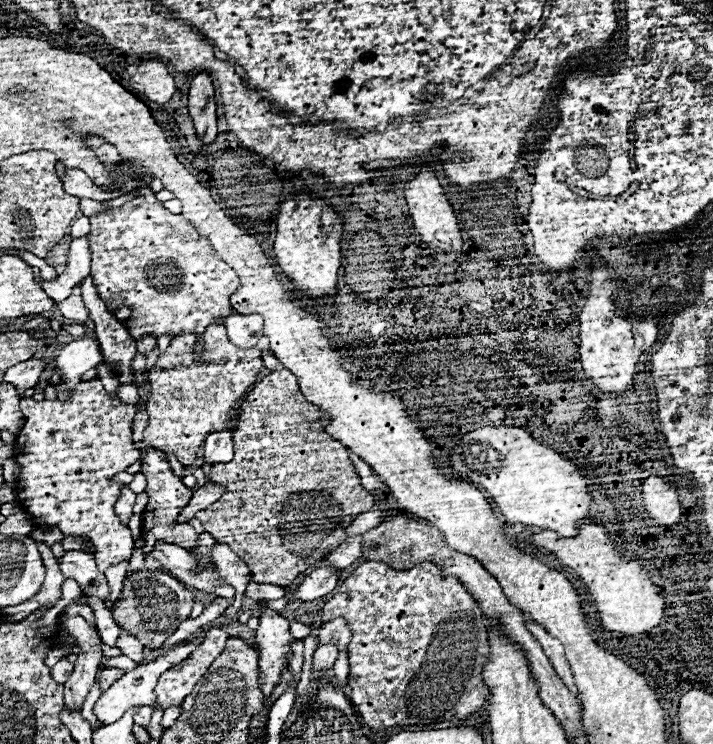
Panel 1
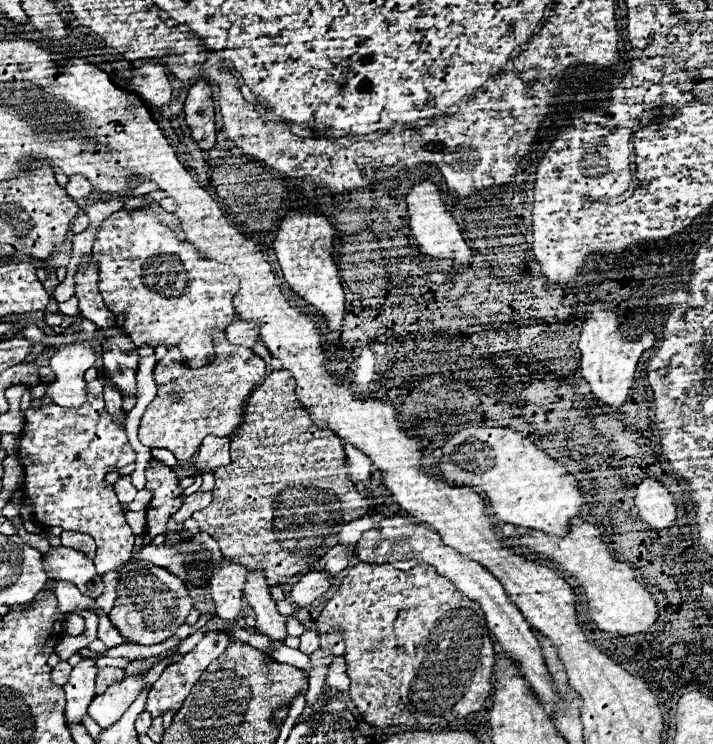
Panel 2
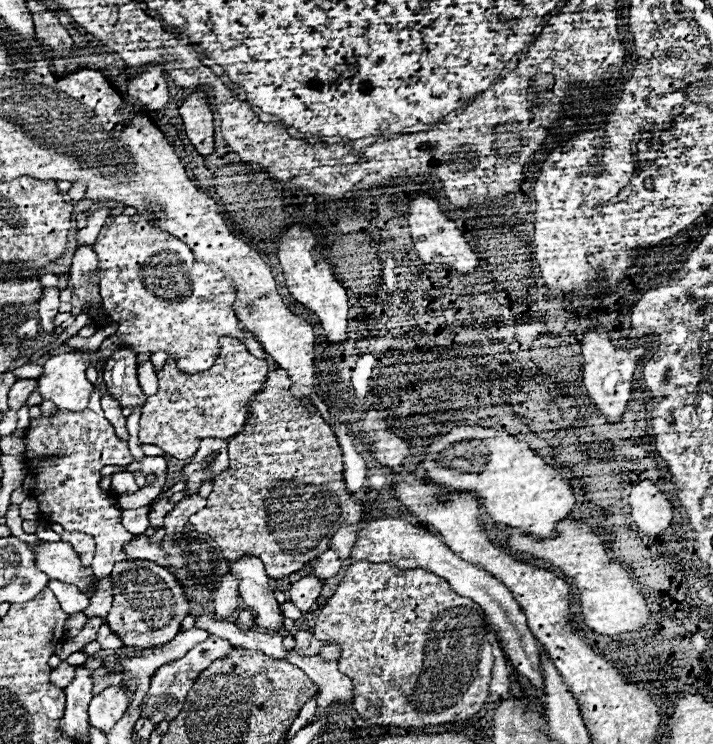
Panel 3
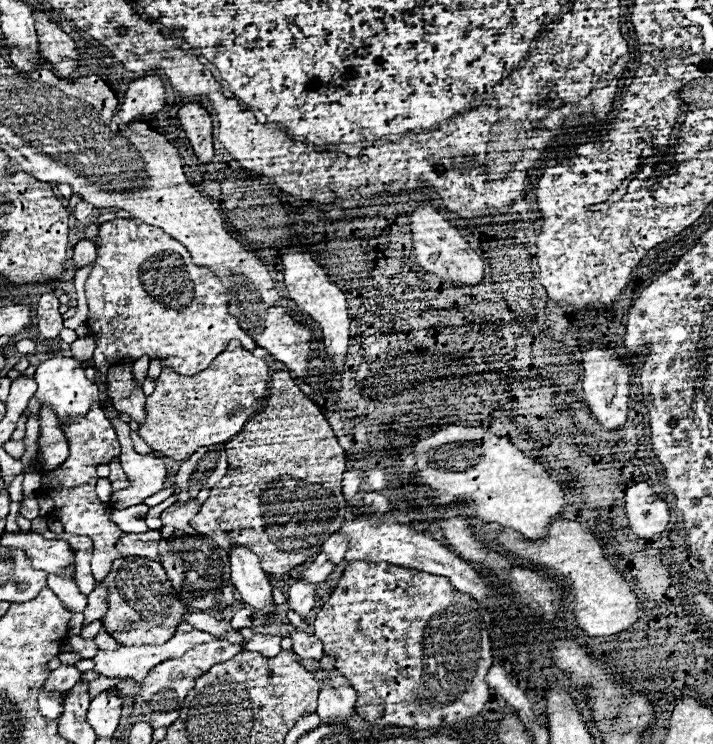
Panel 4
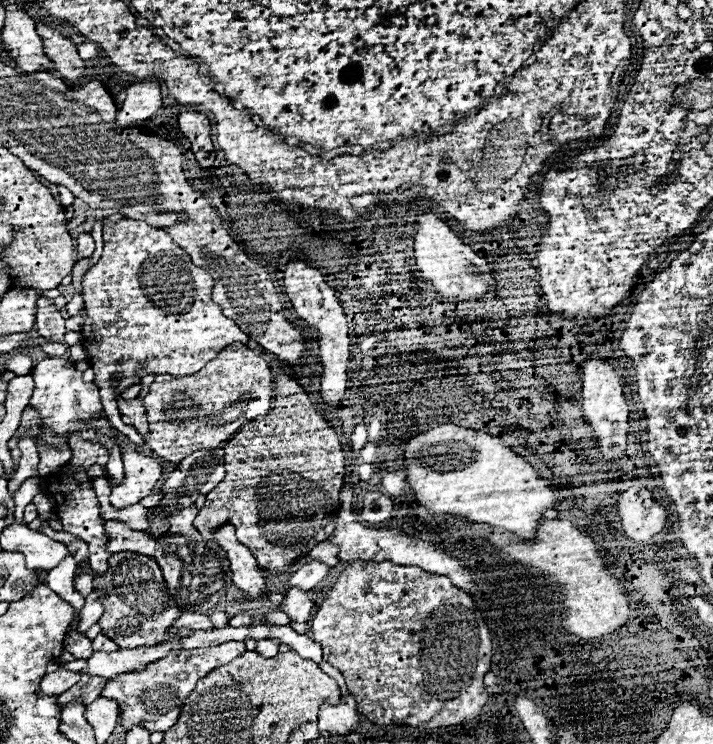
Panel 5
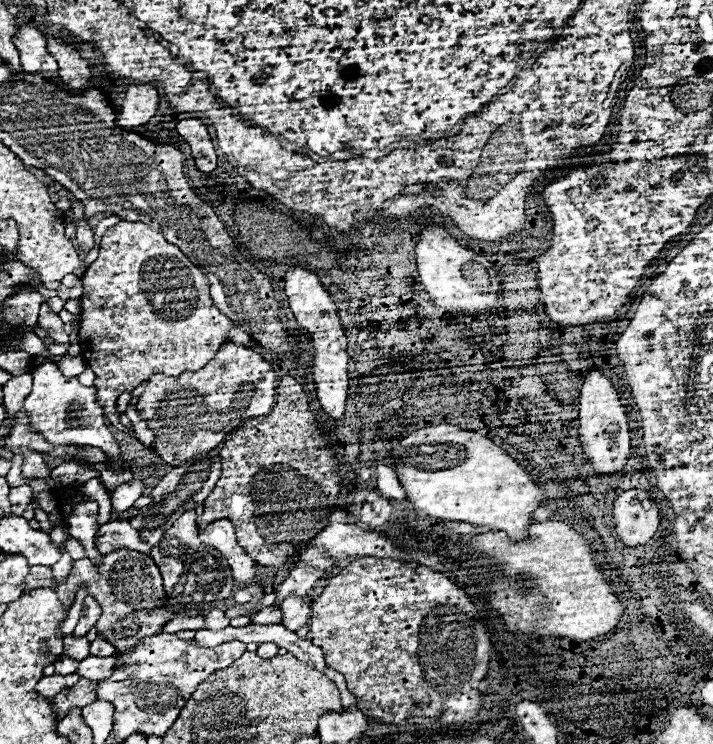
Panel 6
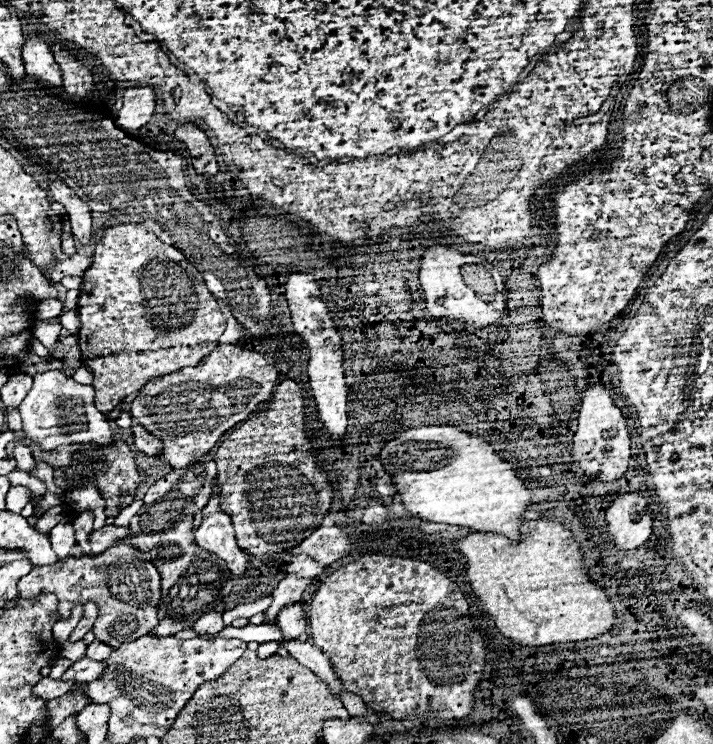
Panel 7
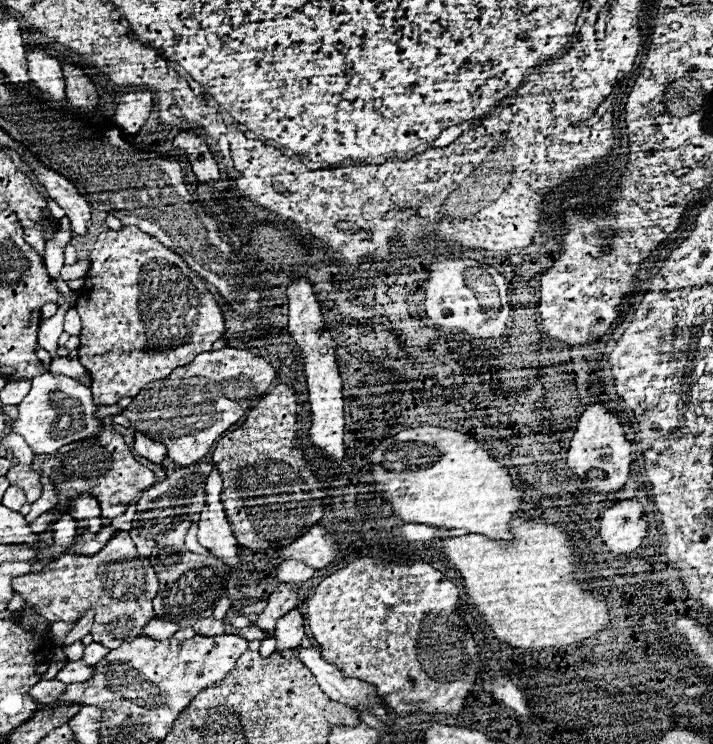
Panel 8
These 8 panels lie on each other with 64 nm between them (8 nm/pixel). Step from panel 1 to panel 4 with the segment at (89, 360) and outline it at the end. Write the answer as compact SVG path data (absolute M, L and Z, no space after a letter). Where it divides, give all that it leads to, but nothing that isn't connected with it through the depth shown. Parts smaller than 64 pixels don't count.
M58 354L58 356L52 356L50 360L42 362L38 366L34 378L38 382L36 398L40 400L40 404L50 404L56 410L58 420L66 420L70 416L82 416L90 410L90 404L98 402L98 386L84 376L82 362L78 362L70 356Z

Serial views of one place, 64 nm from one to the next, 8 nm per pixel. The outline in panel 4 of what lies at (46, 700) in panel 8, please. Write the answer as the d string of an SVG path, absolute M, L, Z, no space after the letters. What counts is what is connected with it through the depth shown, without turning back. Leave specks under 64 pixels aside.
M58 666L56 670L50 672L48 680L46 680L46 690L58 690L58 692L68 692L76 682L78 678L82 678L82 672L76 670L74 666Z

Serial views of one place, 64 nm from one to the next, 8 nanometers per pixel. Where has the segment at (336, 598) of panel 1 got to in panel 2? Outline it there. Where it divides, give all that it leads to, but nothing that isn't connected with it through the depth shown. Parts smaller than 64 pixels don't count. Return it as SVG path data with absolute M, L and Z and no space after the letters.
M360 562L354 568L350 568L348 576L344 578L344 582L340 584L338 592L328 600L328 604L324 606L322 614L320 614L320 624L316 622L316 632L328 632L332 626L342 626L344 630L344 640L346 640L346 666L348 666L348 676L352 680L350 684L350 698L356 704L358 712L362 714L364 722L368 722L370 726L376 728L386 728L386 726L426 726L426 724L438 724L438 722L450 722L456 718L466 718L472 712L478 712L484 706L484 700L488 698L492 684L490 684L490 672L492 672L492 664L494 664L494 650L492 650L492 642L488 636L488 628L486 628L486 620L482 616L482 610L478 604L474 604L470 598L466 598L462 592L458 592L458 588L436 574L434 566L430 564L418 564L412 570L404 572L404 570L396 570L390 564L368 564L368 562Z

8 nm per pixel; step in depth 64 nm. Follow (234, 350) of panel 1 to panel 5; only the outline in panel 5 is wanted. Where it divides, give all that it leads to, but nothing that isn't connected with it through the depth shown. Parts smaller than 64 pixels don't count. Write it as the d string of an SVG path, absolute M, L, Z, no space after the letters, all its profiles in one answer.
M232 342L194 376L156 376L150 394L144 398L150 422L146 444L160 458L176 464L196 450L216 448L230 440L244 422L264 416L270 410L272 390L274 376L268 362L254 356L244 344Z

